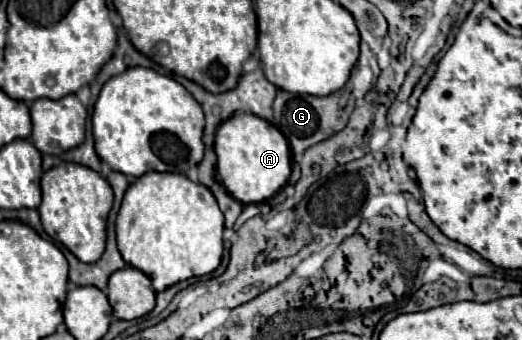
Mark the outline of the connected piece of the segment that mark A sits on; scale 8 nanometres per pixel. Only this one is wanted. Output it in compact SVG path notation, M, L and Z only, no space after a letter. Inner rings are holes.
M250 112L230 116L218 126L214 152L218 156L218 176L226 190L242 204L258 204L274 196L290 178L290 146L282 132L268 120Z

